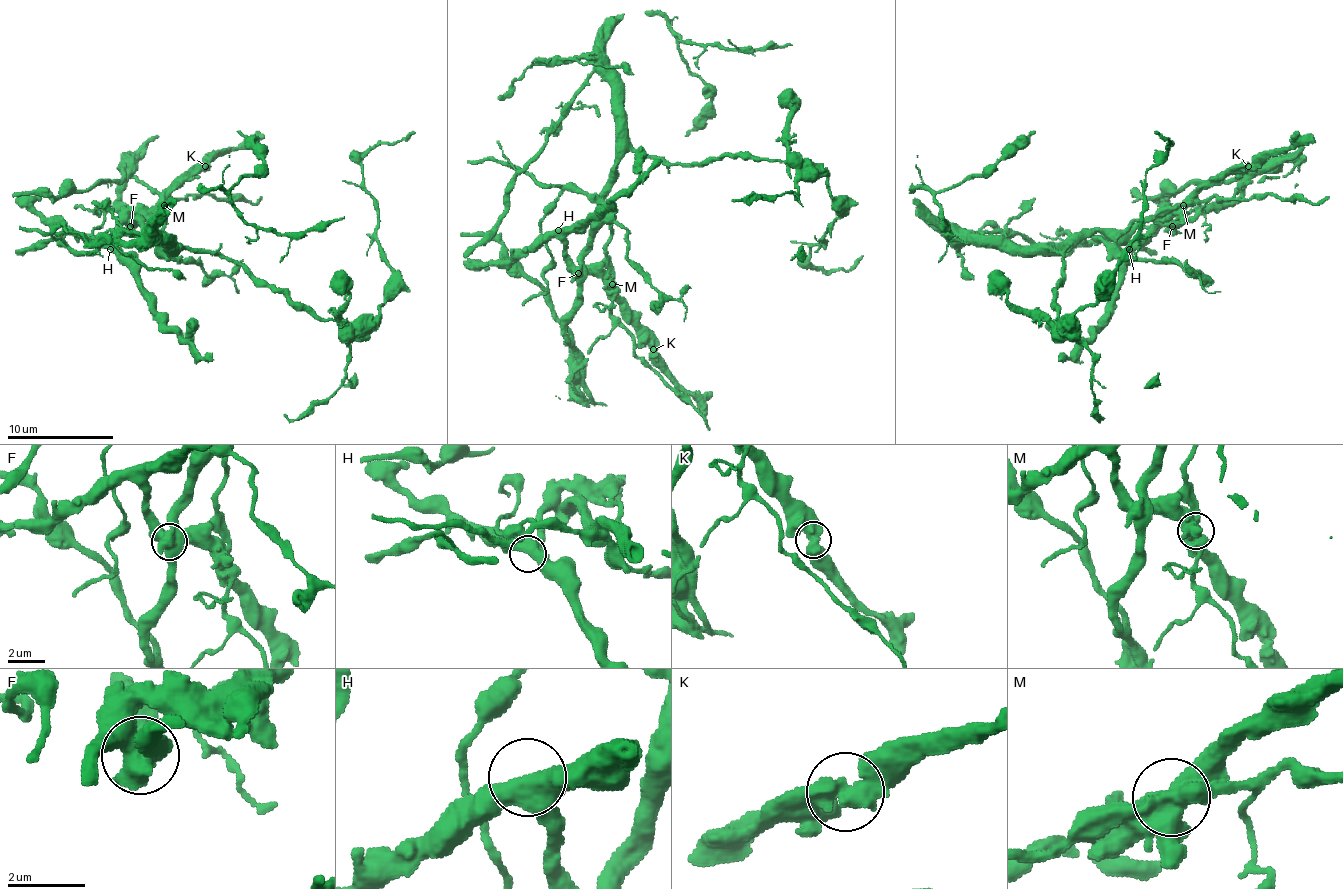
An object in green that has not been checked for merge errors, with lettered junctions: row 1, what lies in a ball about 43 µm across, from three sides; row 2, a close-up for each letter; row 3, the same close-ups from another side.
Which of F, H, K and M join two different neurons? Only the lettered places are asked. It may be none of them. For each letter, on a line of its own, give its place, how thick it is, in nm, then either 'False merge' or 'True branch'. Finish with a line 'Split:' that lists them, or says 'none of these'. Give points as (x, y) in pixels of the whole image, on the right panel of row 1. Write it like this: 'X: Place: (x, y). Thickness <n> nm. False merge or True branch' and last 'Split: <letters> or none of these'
F: Place: (1172, 226). Thickness 650 nm. False merge
H: Place: (1129, 249). Thickness 500 nm. True branch
K: Place: (1248, 166). Thickness 600 nm. True branch
M: Place: (1183, 205). Thickness 750 nm. False merge
Split: F, M

